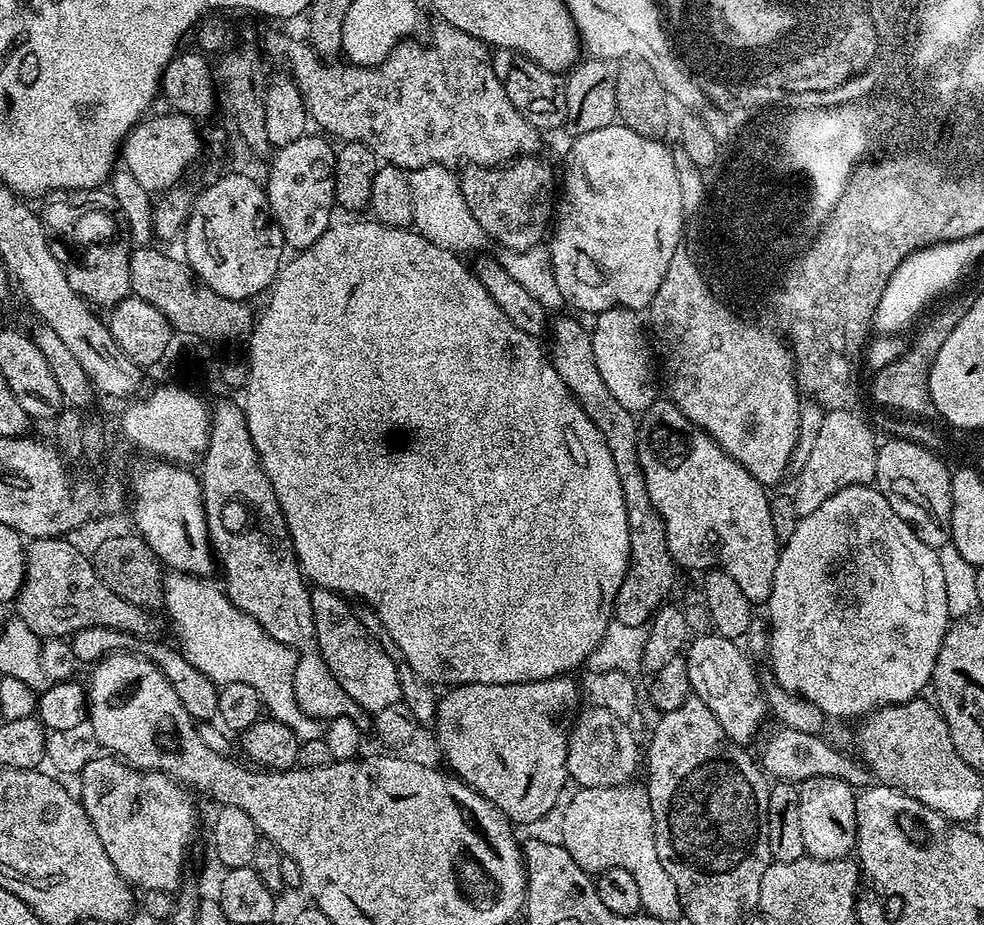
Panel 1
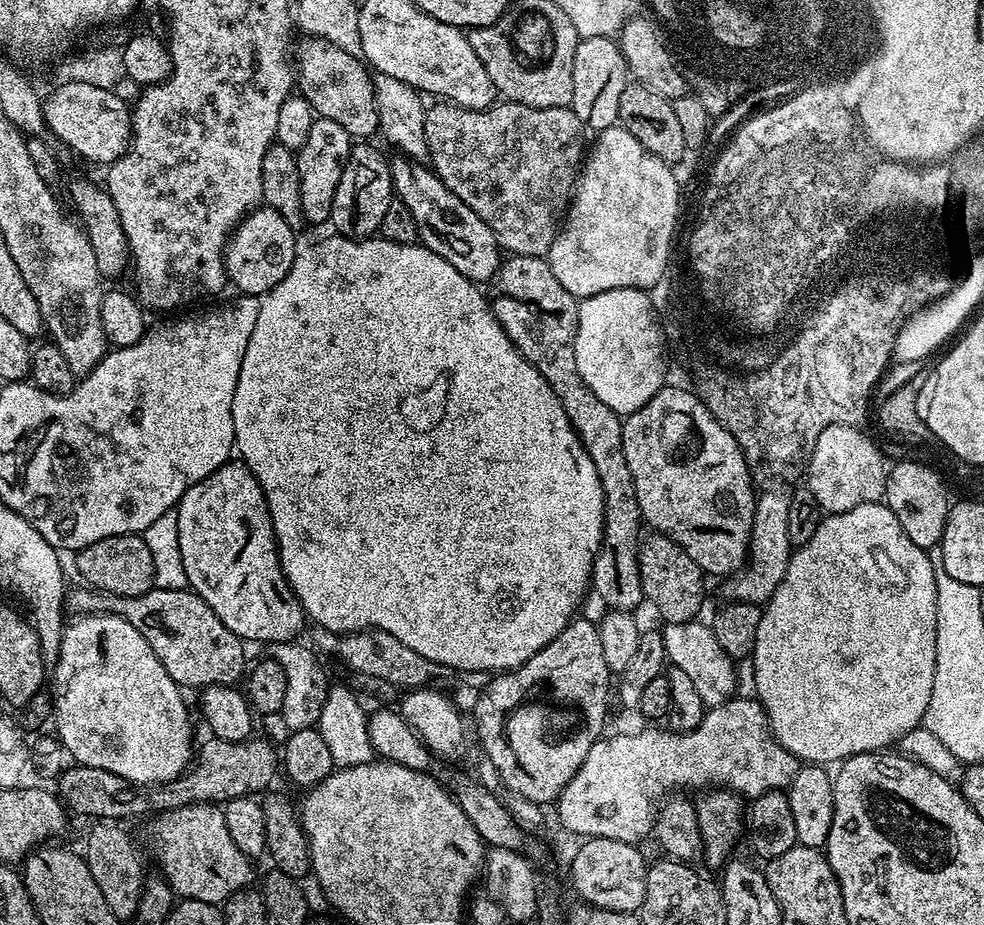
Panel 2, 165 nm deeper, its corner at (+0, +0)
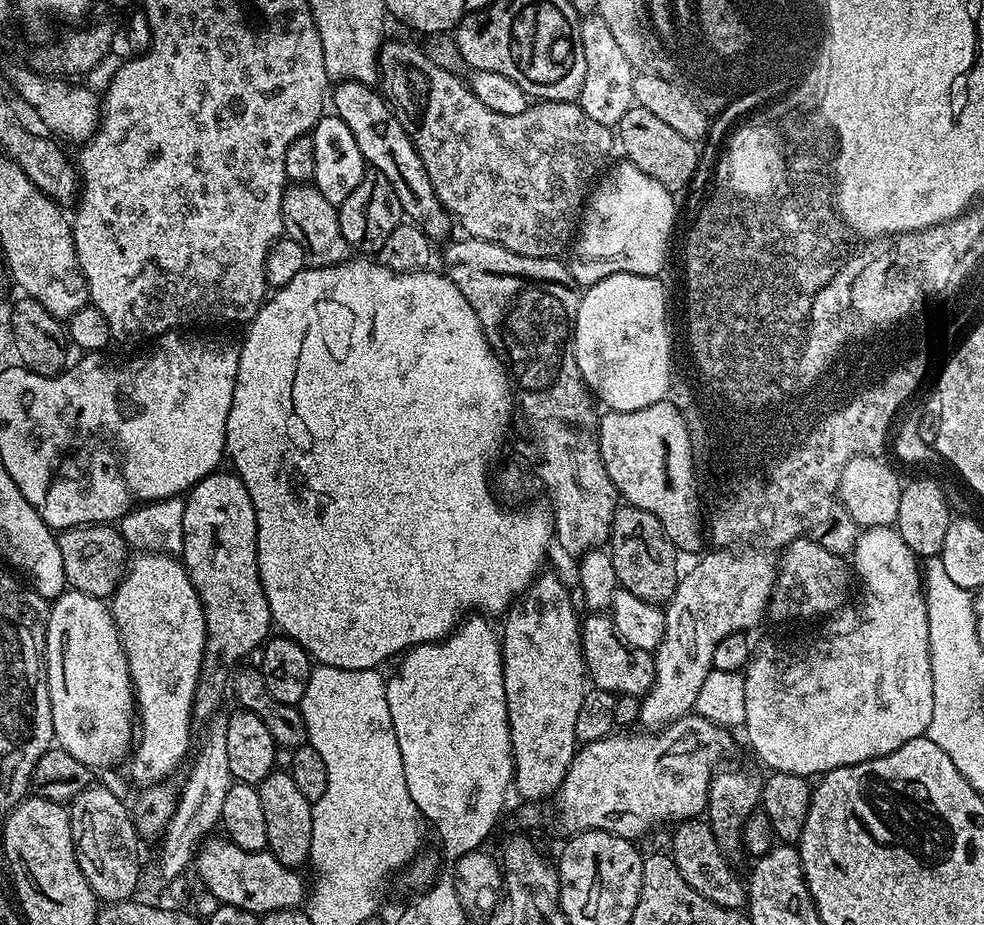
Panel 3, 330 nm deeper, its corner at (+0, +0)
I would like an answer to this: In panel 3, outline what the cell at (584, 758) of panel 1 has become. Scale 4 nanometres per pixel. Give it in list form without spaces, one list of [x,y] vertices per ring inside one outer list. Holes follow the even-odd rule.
[[[695,818],[675,825],[676,833],[672,836],[670,855],[678,866],[682,878],[698,890],[710,902],[723,908],[743,909],[746,904],[746,884],[743,879],[736,877],[734,869],[728,865],[725,849],[714,838],[712,827],[703,819]]]

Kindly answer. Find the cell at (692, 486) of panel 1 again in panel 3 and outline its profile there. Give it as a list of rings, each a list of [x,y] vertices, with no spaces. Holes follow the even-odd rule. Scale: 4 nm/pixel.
[[[665,398],[642,410],[605,411],[598,423],[602,462],[617,493],[632,507],[654,514],[681,553],[699,553],[700,543],[706,540],[706,524],[702,519],[692,436],[679,410]]]

